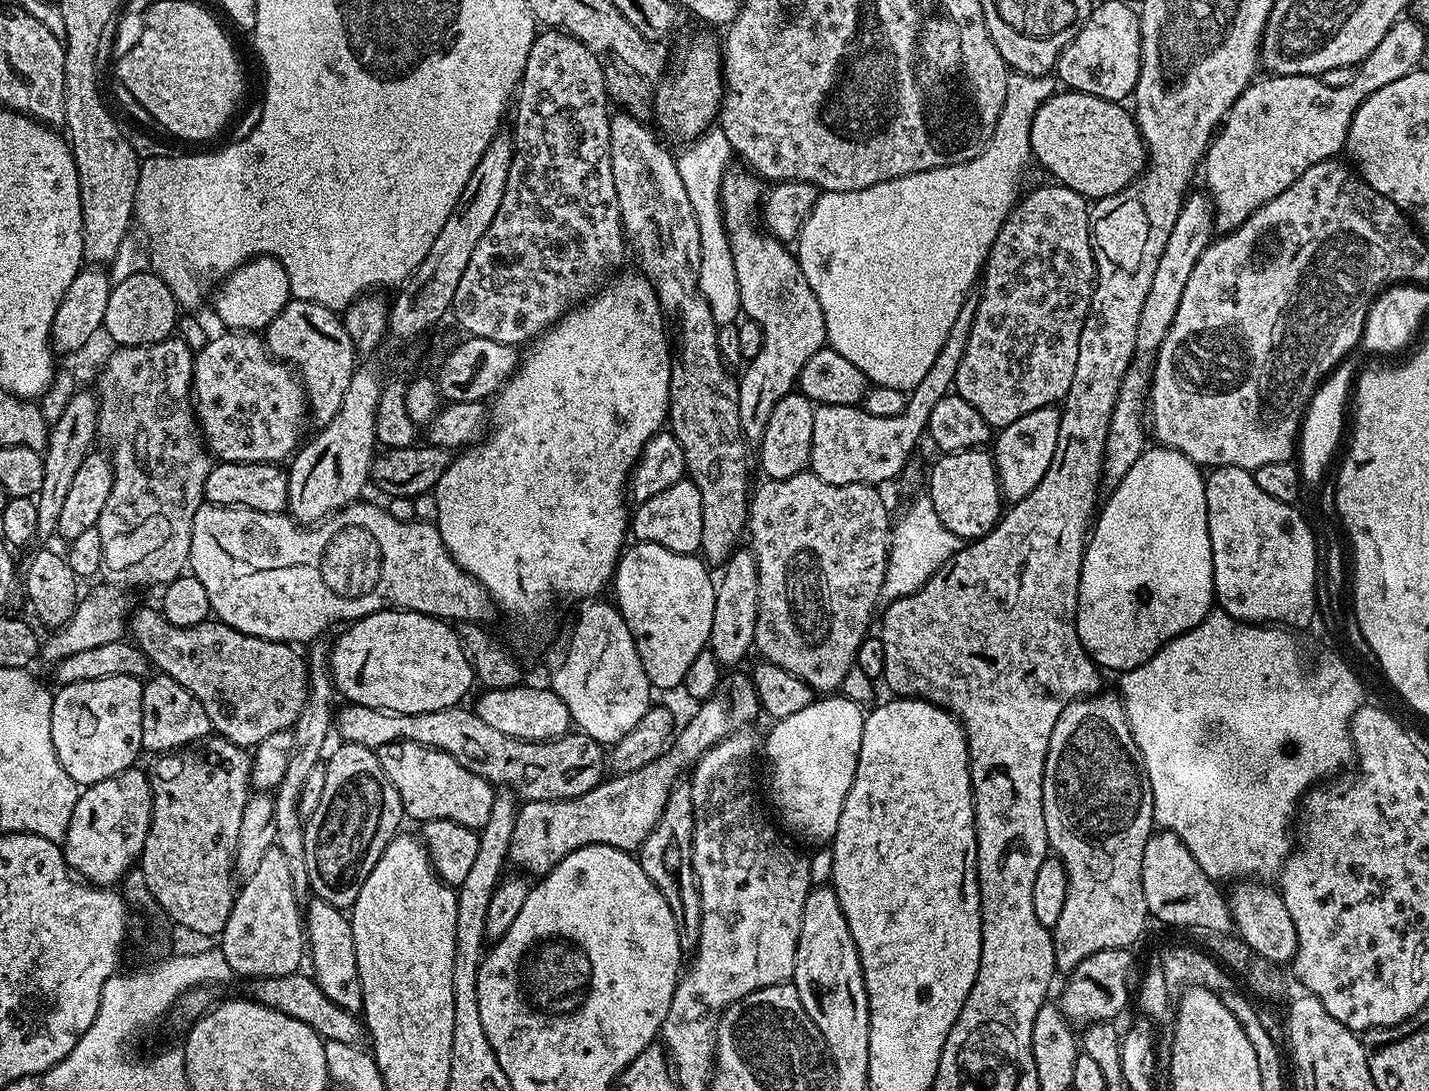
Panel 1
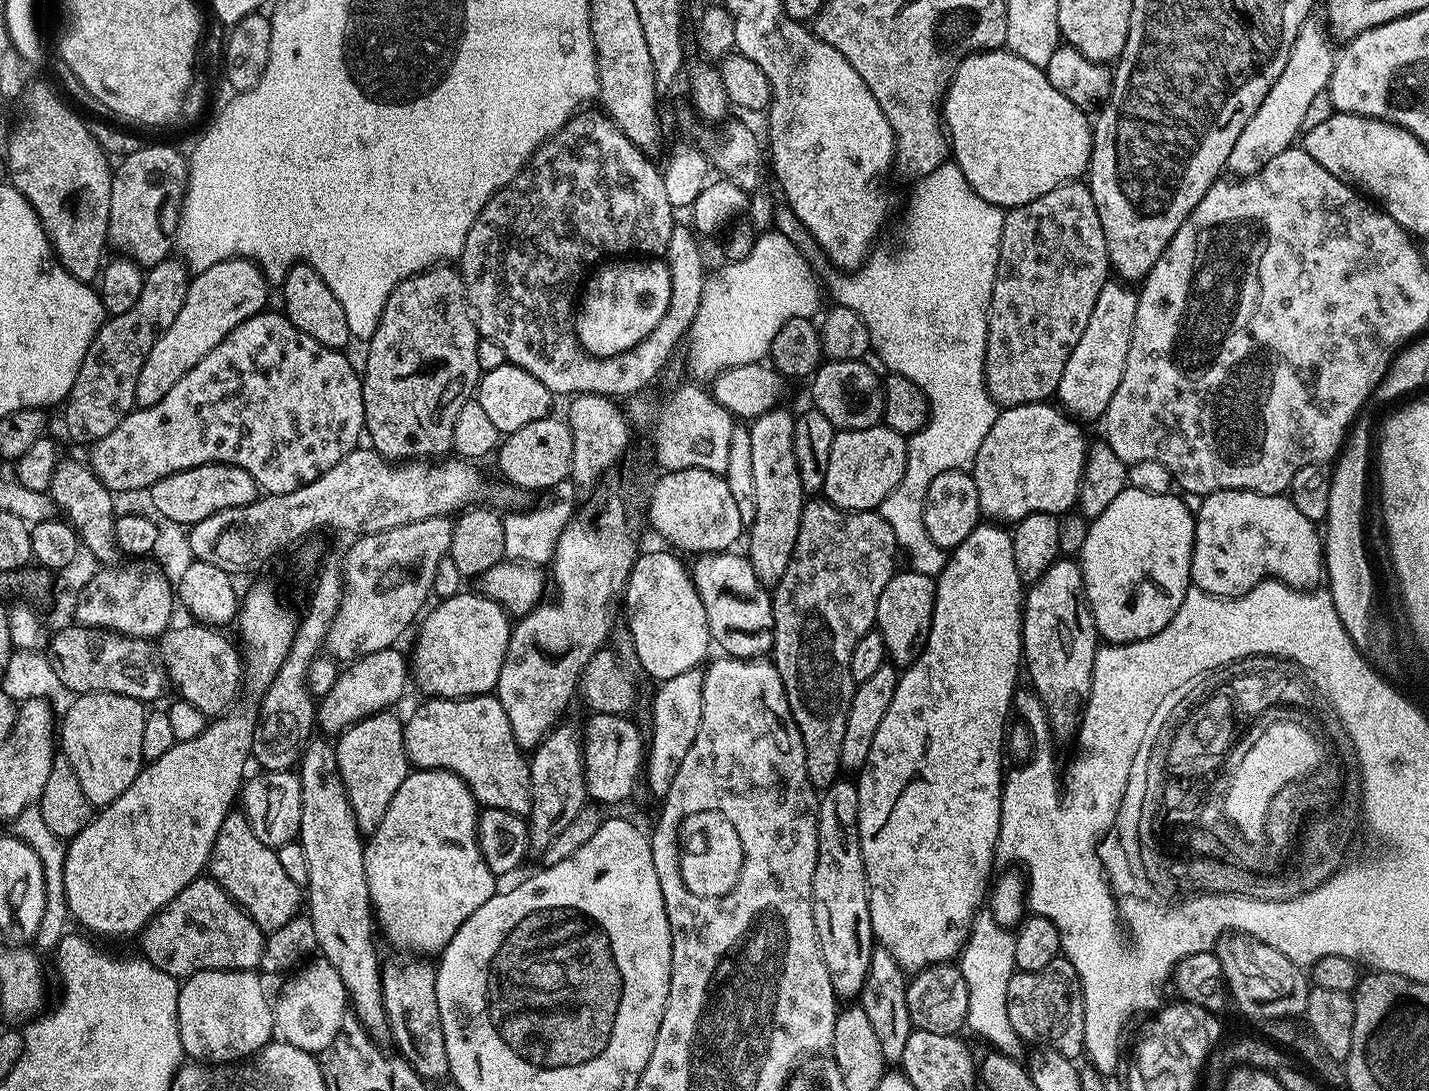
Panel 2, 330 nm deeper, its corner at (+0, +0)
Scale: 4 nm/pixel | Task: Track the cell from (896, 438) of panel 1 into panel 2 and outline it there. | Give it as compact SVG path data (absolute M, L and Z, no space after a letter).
M852 426L849 432L837 431L830 446L830 462L826 466L823 499L845 512L870 512L896 489L904 477L908 461L905 437L887 426Z

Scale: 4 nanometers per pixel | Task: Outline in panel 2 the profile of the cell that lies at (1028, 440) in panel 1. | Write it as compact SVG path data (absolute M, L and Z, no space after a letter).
M1118 282L1102 286L1098 302L1094 302L1094 314L1090 314L1090 322L1086 322L1086 330L1082 330L1082 338L1078 338L1078 346L1074 346L1066 362L1066 370L1062 370L1060 384L1056 387L1058 404L1077 421L1099 421L1110 406L1110 398L1114 398L1114 390L1118 390L1118 382L1122 382L1138 299L1135 291L1130 292L1126 288L1129 287Z

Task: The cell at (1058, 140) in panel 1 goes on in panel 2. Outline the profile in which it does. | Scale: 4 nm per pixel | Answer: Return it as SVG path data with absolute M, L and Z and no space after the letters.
M993 50L990 52L978 52L971 56L967 56L961 64L956 67L956 75L952 78L952 83L948 85L948 95L945 96L942 105L942 114L946 119L947 129L950 131L950 152L954 157L955 163L960 165L960 169L964 172L968 185L978 193L979 196L986 198L992 204L998 204L1005 210L1011 210L1028 204L1034 198L1038 198L1042 194L1046 194L1050 190L1060 188L1062 185L1075 181L1088 168L1088 159L1093 159L1093 125L1088 125L1088 120L1083 116L1081 105L1070 102L1070 98L1066 98L1058 90L1054 90L1054 86L1050 86L1048 81L1048 73L1044 68L1031 65L1030 62L1024 61L1022 58L1007 50Z

